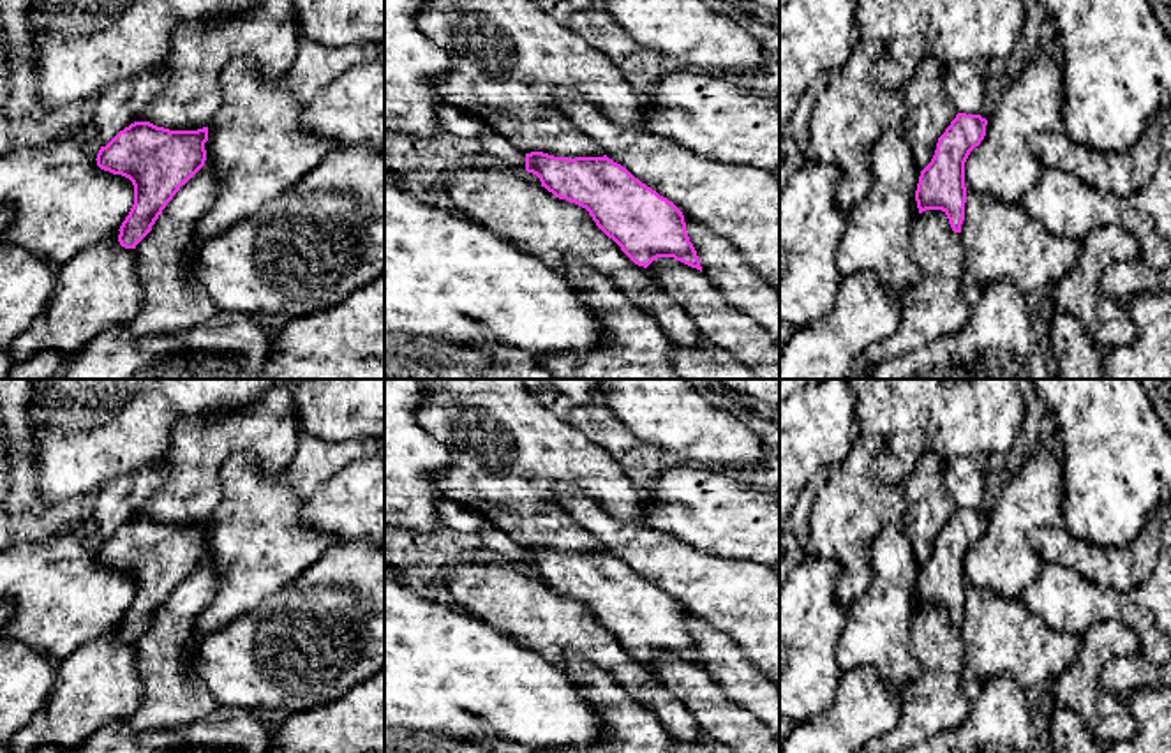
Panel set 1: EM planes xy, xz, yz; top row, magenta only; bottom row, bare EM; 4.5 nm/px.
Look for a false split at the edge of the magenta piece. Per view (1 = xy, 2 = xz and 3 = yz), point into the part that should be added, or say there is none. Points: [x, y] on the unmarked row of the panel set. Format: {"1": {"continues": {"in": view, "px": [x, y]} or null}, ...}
{"1": {"continues": null}, "2": {"continues": null}, "3": {"continues": null}}

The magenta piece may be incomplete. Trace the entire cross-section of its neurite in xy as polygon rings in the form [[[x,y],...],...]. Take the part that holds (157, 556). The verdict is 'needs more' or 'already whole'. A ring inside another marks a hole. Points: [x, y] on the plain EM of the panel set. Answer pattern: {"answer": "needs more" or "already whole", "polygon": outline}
{"answer": "already whole", "polygon": [[[134,517],[101,541],[97,561],[134,580],[134,600],[118,624],[122,642],[136,644],[180,582],[205,561],[206,536],[208,522],[169,526]]]}

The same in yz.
{"answer": "already whole", "polygon": [[[958,508],[938,533],[931,557],[921,566],[915,596],[919,608],[942,605],[954,628],[965,615],[965,557],[986,531],[988,515],[981,510]]]}

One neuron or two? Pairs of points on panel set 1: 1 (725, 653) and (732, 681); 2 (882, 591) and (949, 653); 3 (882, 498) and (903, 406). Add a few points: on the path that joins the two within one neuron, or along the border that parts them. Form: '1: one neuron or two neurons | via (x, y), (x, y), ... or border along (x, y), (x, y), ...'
1: one neuron | via (725, 660), (732, 674)
2: two neurons | border along (919, 609), (909, 633), (909, 649), (916, 660)
3: two neurons | border along (884, 443), (873, 473), (896, 484)

